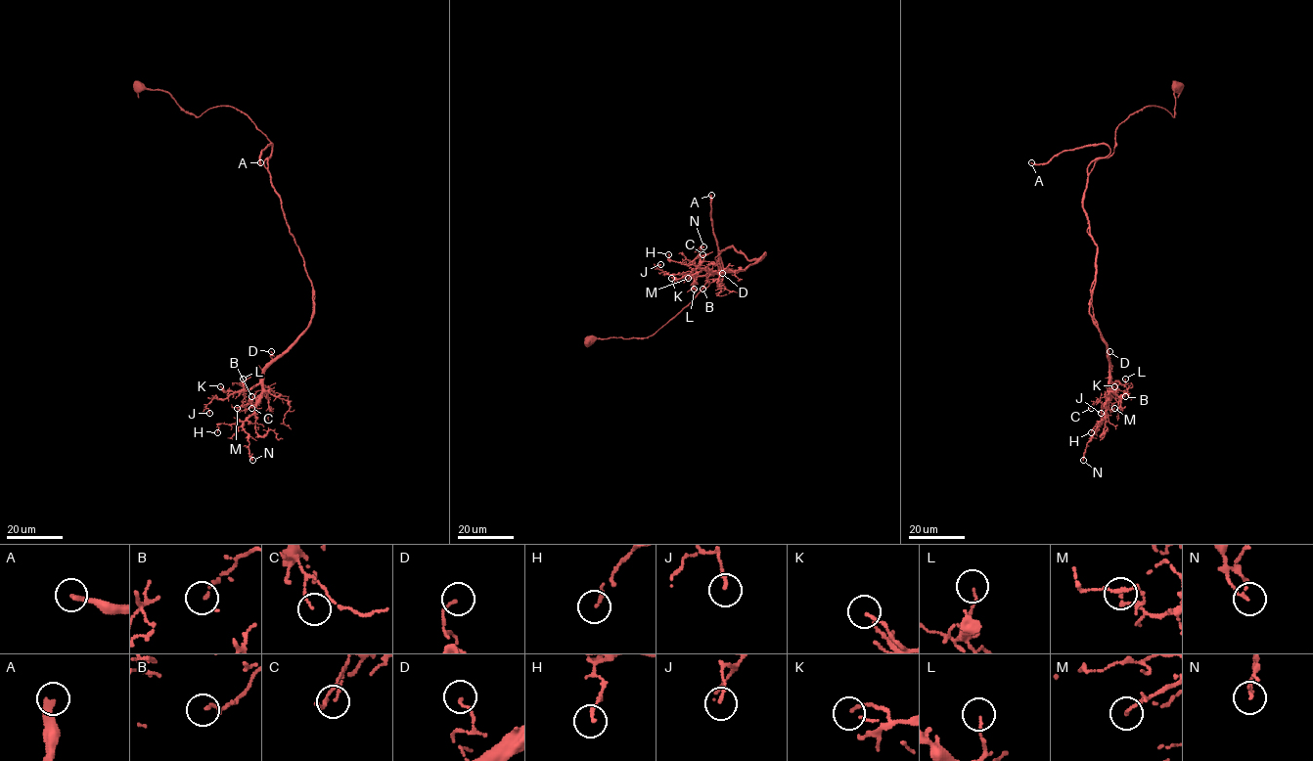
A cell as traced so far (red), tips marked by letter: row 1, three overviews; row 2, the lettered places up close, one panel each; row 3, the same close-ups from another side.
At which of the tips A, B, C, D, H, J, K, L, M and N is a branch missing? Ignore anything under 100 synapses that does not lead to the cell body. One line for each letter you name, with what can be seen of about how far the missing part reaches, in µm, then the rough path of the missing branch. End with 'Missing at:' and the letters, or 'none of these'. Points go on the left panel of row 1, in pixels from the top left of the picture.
A: missing 100 µm; course (260, 162), (256, 171), (246, 171), (236, 184), (241, 195), (267, 197), (279, 191), (288, 182), (294, 165)
Missing at: A

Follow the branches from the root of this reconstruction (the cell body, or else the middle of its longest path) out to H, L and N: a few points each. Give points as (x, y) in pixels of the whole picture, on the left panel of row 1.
H: (139, 86), (198, 116), (230, 106), (265, 135), (312, 287), (308, 328), (265, 369), (256, 409), (217, 432)
L: (139, 86), (198, 116), (234, 107), (271, 143), (264, 164), (313, 312), (258, 383), (246, 390), (243, 379)
N: (139, 86), (198, 116), (234, 107), (271, 145), (264, 164), (313, 301), (243, 423), (252, 460)

